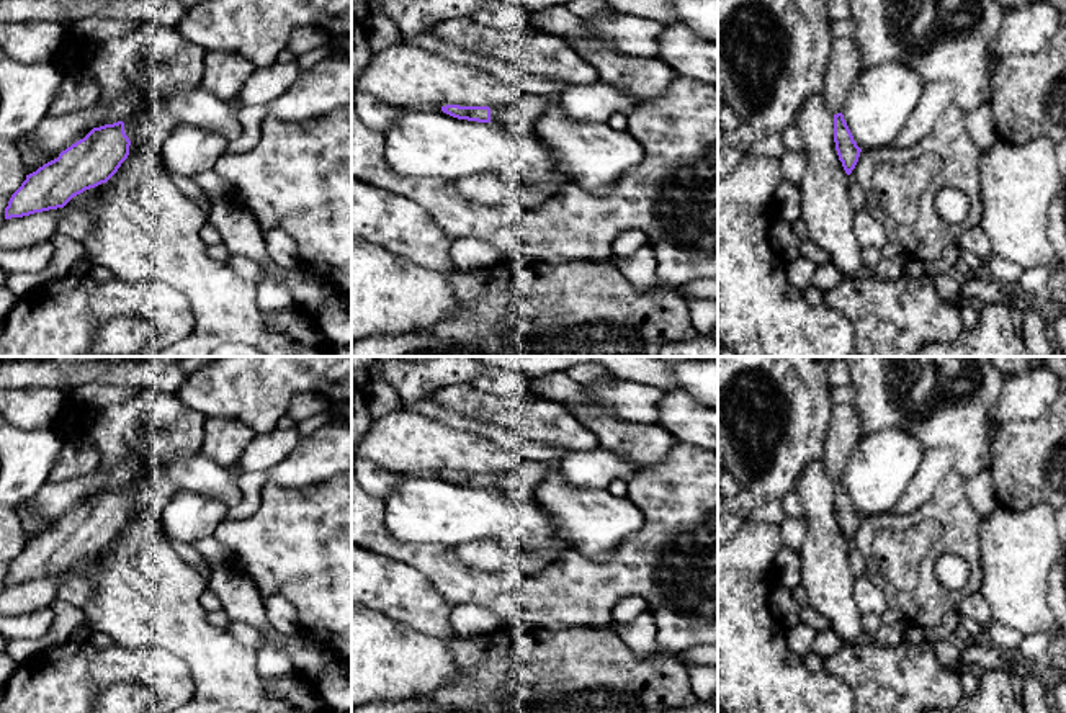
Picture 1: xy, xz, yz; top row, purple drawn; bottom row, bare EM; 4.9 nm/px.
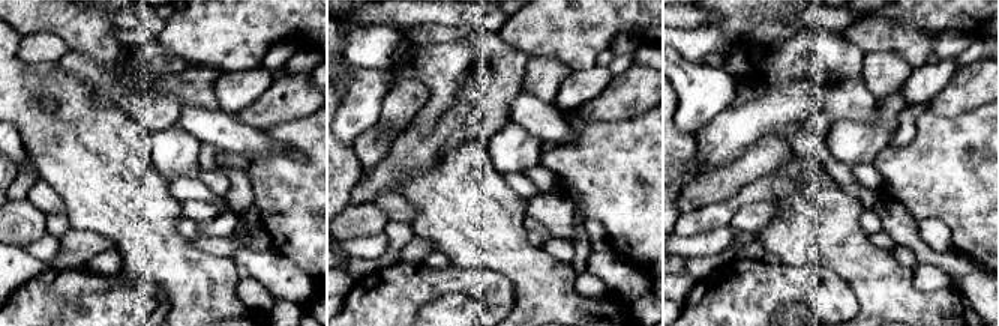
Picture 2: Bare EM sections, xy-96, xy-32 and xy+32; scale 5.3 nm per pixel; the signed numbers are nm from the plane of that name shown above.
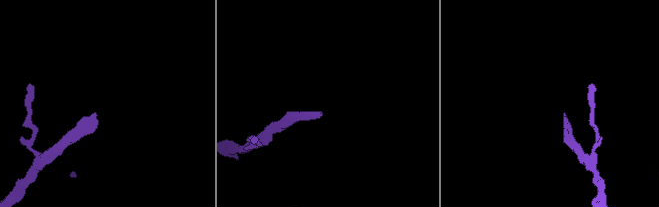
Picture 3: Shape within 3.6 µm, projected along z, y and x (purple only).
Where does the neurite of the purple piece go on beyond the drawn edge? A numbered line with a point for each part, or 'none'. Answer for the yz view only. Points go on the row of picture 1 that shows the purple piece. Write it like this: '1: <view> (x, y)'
1: yz (844, 64)

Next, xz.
1: xz (525, 110)

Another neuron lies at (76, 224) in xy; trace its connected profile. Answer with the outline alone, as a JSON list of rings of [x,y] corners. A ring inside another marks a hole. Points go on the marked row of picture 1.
[[[65,208],[54,209],[59,214],[57,232],[82,242],[95,226],[93,217],[87,211],[74,211]]]

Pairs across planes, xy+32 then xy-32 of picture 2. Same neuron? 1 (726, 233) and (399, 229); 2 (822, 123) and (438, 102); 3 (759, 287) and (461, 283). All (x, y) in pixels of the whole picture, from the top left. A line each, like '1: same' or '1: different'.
1: different
2: same
3: same

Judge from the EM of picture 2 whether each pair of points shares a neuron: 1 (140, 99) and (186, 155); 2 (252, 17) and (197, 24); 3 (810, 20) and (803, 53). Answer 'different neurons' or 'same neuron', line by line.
1: different neurons
2: same neuron
3: different neurons

